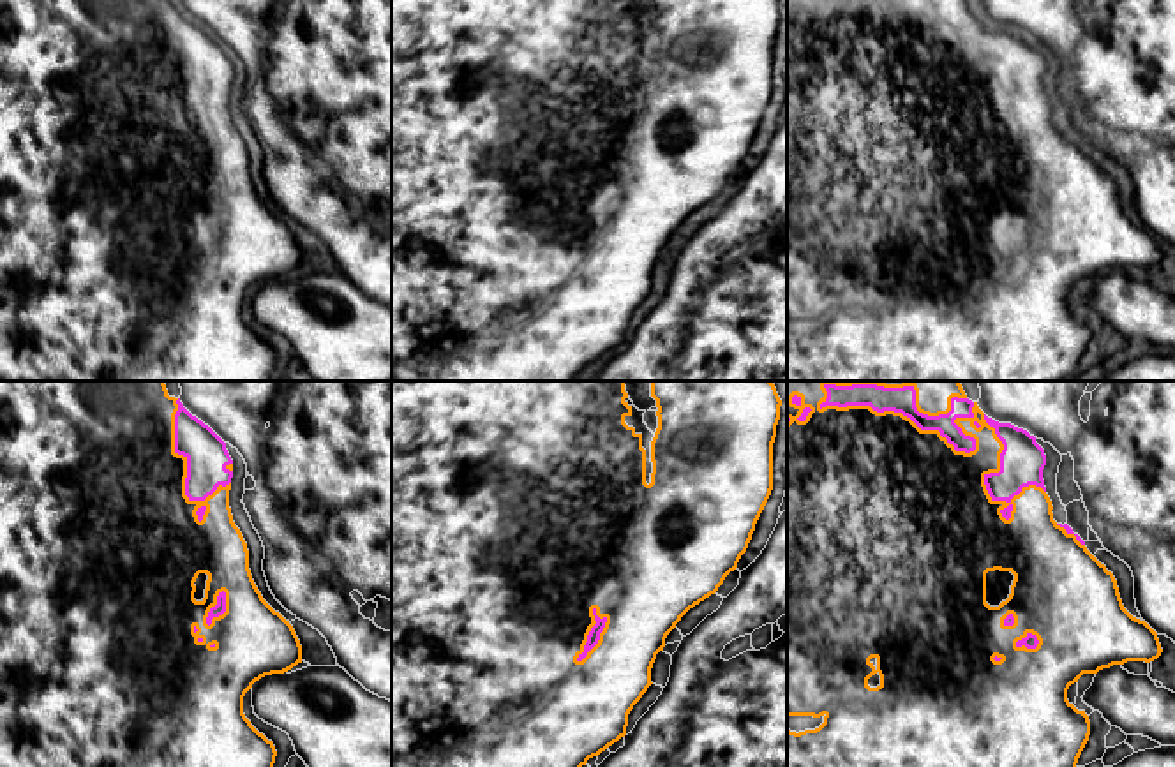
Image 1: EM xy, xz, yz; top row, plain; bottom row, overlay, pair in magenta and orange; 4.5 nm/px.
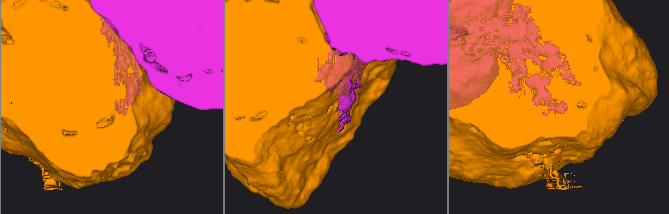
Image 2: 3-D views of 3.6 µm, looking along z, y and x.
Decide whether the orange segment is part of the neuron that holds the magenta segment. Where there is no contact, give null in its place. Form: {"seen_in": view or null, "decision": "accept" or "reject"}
{"seen_in": "yz", "decision": "reject"}

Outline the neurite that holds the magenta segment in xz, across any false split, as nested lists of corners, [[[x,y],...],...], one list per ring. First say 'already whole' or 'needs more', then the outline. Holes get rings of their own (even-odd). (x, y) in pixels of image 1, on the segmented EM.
already whole | [[[593,608],[593,615],[595,615],[596,624],[591,628],[591,631],[589,631],[589,635],[588,635],[588,642],[586,642],[586,645],[584,645],[584,652],[579,654],[577,661],[582,661],[582,659],[588,656],[588,652],[598,644],[600,633],[602,633],[603,628],[605,628],[607,617],[600,619],[600,617],[596,615],[596,608]]]

